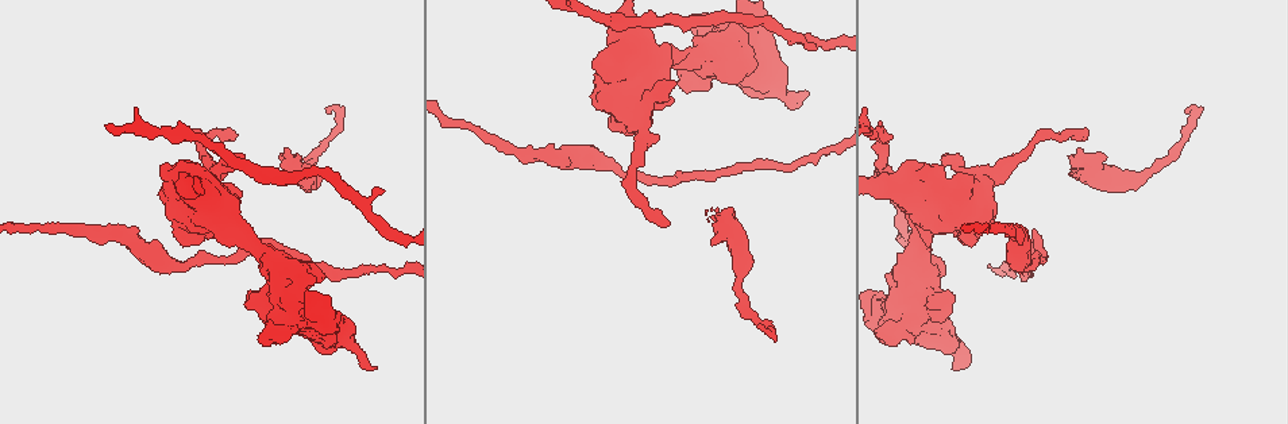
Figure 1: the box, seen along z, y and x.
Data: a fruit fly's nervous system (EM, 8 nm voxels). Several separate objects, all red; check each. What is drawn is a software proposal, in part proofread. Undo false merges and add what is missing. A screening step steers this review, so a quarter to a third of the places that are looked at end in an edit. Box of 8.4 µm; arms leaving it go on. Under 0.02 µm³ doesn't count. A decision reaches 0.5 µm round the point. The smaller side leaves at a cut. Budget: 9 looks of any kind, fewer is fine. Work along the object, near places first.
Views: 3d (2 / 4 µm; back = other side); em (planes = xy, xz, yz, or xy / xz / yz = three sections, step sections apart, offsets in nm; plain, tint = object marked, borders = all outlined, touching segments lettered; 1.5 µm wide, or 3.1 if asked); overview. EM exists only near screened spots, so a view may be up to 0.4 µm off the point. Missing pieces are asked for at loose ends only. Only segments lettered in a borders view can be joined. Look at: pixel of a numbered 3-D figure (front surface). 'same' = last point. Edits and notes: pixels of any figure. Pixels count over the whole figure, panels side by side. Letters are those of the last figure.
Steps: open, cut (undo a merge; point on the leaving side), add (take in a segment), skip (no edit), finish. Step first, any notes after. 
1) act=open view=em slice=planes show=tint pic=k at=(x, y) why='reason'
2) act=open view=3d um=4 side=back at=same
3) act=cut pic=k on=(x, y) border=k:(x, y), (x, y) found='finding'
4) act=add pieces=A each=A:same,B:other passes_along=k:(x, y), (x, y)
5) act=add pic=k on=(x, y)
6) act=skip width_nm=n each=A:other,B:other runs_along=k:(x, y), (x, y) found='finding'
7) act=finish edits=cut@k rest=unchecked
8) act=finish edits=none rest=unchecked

act=open view=em slice=xy step=8 show=tint pic=1 at=(327, 110) why='branch stops here'

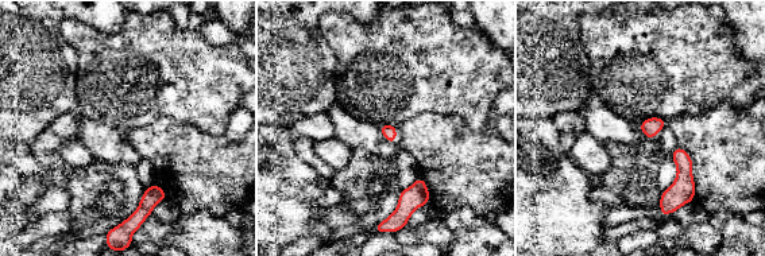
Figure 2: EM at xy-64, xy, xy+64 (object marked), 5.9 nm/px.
act=open view=em slice=xz step=8 show=borders at=same why='another direction'

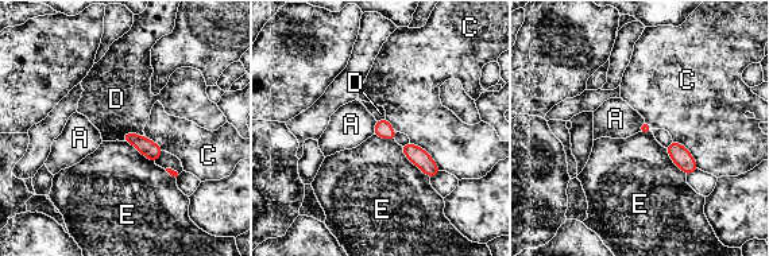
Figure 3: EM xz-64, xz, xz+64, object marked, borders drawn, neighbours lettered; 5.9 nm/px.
act=skip width_nm=70 each=A:other,C:other,D:other,E:other border=3:(377, 121), (373, 134) found='no lettered segment goes on from it'

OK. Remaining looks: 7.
act=open view=3d um=2 pic=1 at=(232, 139) why='end of a long branch'

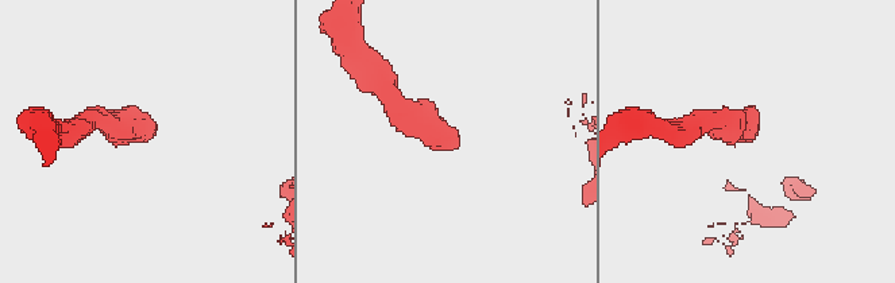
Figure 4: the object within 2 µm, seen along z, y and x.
act=open view=em slice=planes show=borders pic=4 at=(458, 143) why='need the tissue'

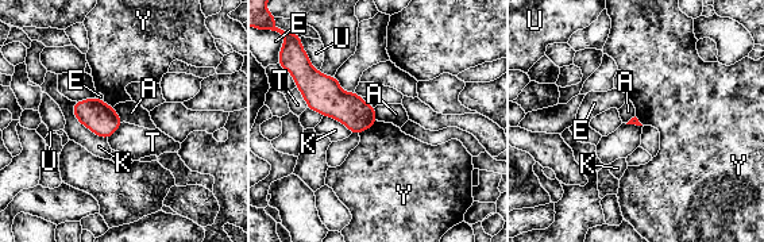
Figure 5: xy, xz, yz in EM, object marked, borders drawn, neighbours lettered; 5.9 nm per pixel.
act=skip longest_contact=K:300nm each=A:other,E:other,K:other,T:other,U:other,Y:other border=5:(296, 87), (308, 107) found='none of them fits'

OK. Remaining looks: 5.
act=open view=em slice=planes show=borders pic=1 at=(384, 191) why='free end'

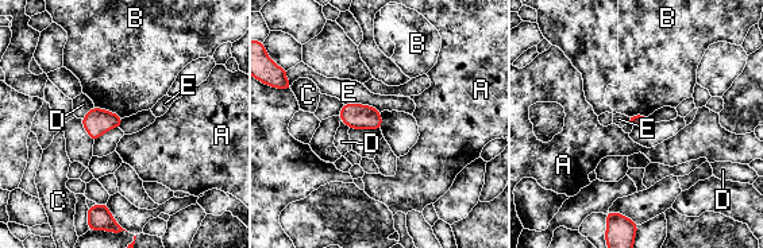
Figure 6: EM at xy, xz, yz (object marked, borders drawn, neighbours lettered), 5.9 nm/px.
act=skip each=A:other,B:other,C:other,D:other,E:other border=6:(95, 105), (119, 113), (123, 117) found='none of them fits'

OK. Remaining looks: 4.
act=finish edits=none rest=unchecked

